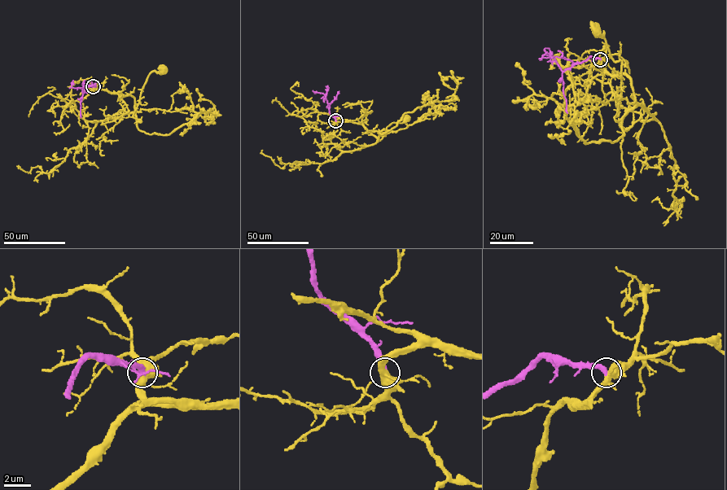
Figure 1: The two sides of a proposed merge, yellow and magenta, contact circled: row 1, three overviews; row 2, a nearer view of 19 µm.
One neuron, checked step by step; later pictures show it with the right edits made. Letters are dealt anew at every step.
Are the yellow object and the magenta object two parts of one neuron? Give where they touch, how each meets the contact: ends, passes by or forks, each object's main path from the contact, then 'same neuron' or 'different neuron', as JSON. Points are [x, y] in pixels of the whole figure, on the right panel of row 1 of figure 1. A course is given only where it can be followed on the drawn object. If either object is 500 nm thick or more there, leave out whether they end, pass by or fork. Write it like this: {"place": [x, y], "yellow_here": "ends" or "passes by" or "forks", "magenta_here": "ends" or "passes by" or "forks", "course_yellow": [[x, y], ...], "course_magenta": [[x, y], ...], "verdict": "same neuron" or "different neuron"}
{"place": [600, 59], "yellow_here": "forks", "magenta_here": "ends", "course_yellow": [[600, 59], [603, 69], [630, 80], [635, 104], [619, 120], [621, 61], [596, 31]], "course_magenta": [[600, 59], [589, 56], [562, 71], [555, 61], [551, 61], [549, 48]], "verdict": "same neuron"}

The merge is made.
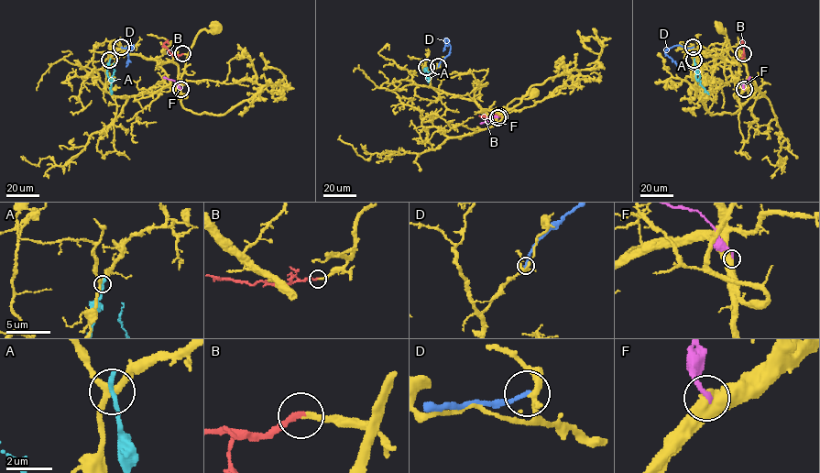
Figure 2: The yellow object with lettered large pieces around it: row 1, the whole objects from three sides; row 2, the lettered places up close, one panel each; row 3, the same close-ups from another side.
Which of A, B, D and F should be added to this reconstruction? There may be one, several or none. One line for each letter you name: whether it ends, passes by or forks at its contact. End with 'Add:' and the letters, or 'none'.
B: It ends there
Add: B

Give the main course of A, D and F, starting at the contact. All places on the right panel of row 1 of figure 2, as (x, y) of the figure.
A: (694, 60), (698, 81), (698, 71), (686, 63)
D: (693, 47), (673, 46), (665, 52), (678, 66)
F: (744, 89), (744, 82), (750, 77)

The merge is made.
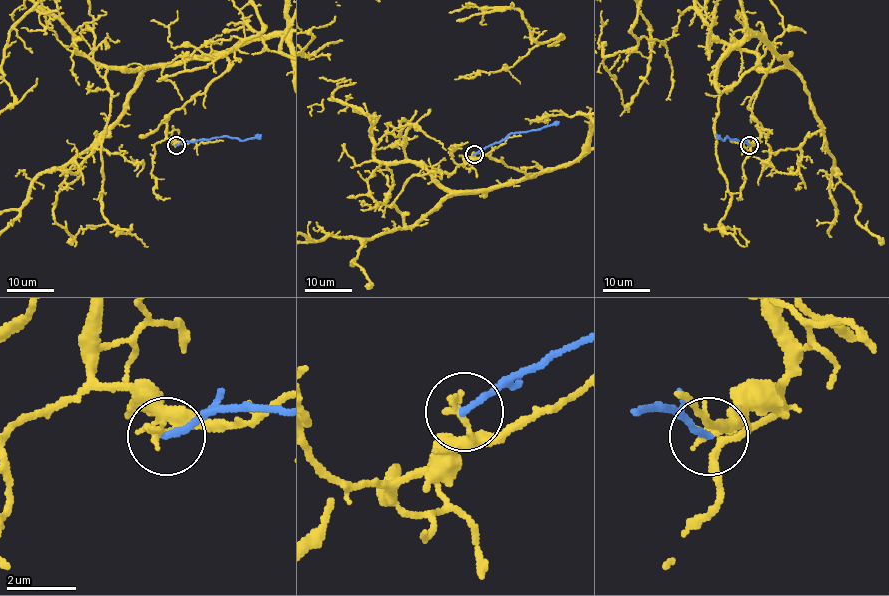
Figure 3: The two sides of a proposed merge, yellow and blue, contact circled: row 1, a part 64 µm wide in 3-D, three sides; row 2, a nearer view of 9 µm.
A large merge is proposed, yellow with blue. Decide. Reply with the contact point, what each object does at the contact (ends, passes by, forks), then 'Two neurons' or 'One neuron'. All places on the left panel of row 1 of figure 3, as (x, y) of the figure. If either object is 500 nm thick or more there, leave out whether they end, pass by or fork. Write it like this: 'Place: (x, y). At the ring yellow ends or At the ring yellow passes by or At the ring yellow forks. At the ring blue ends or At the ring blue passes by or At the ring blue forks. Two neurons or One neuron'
Place: (176, 145). At the ring yellow ends. At the ring blue ends. Two neurons

